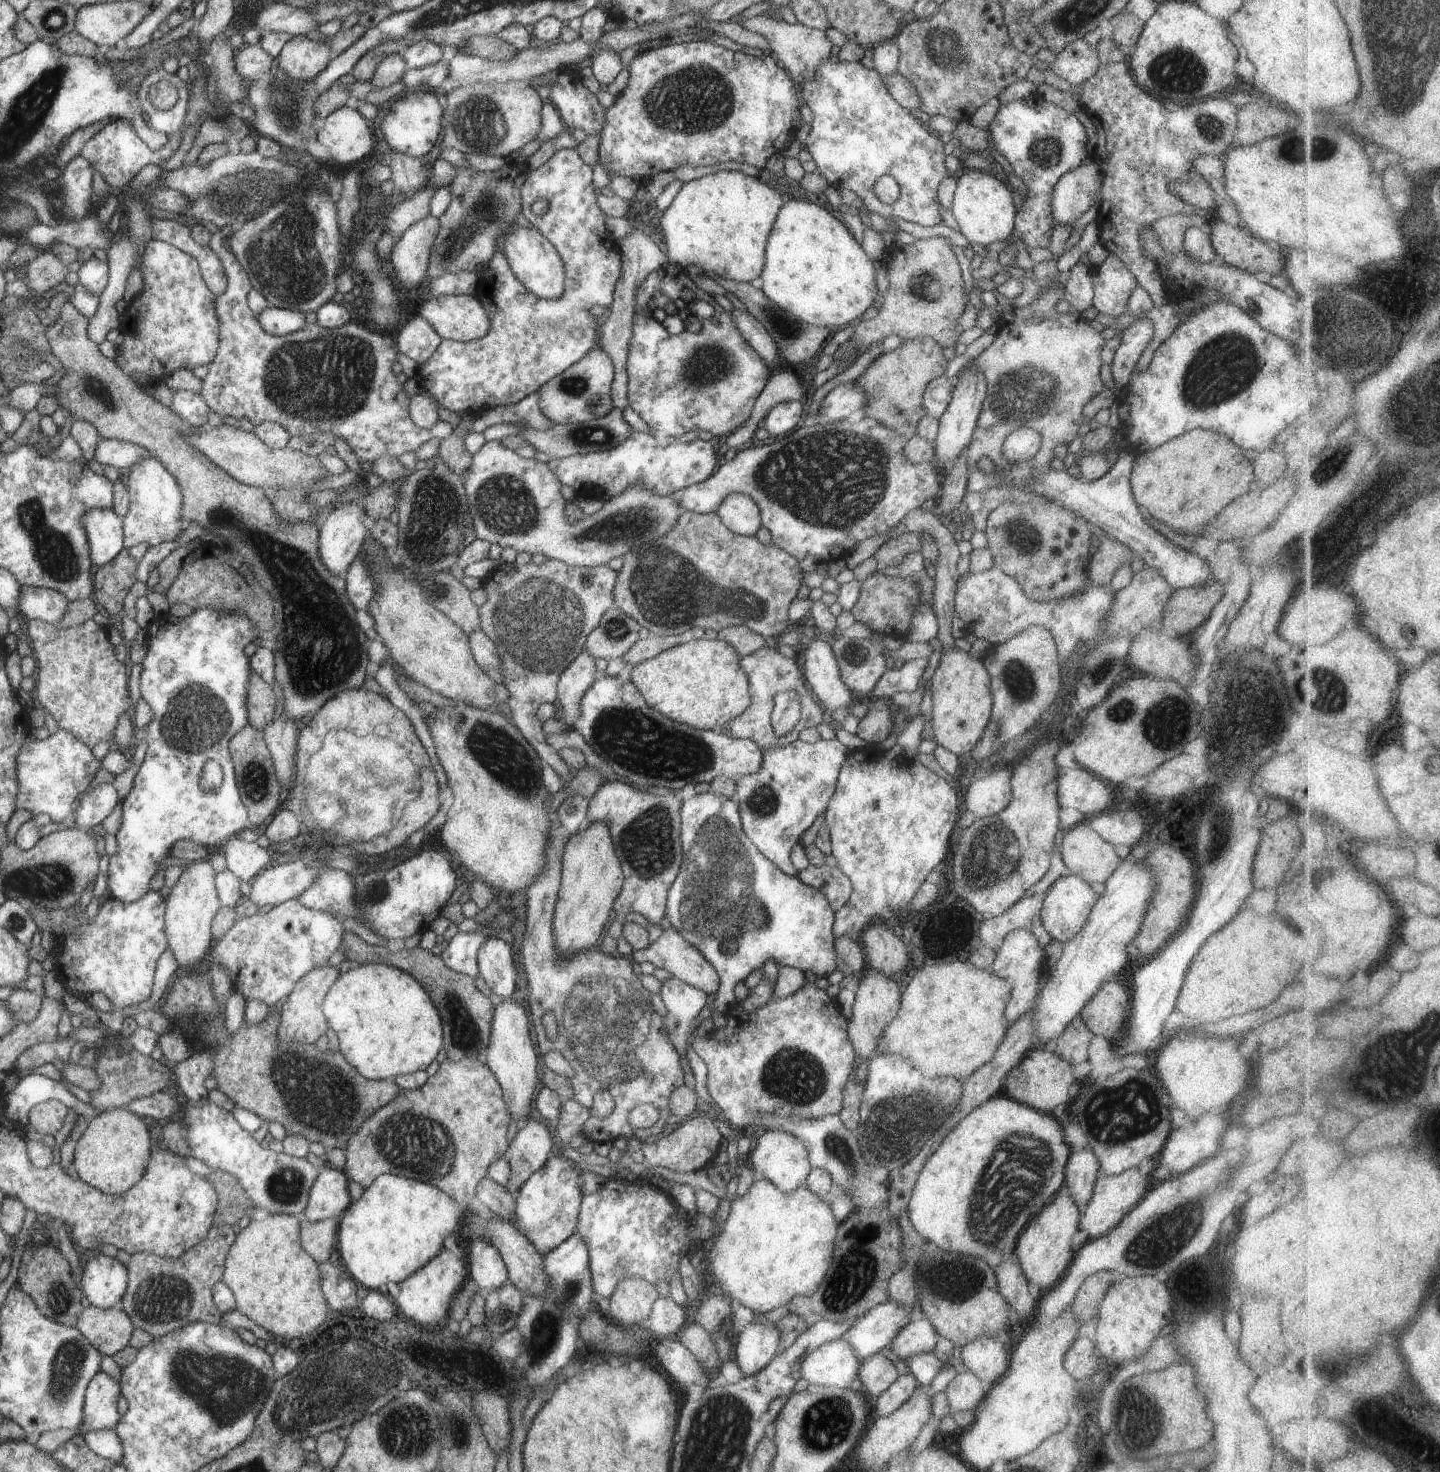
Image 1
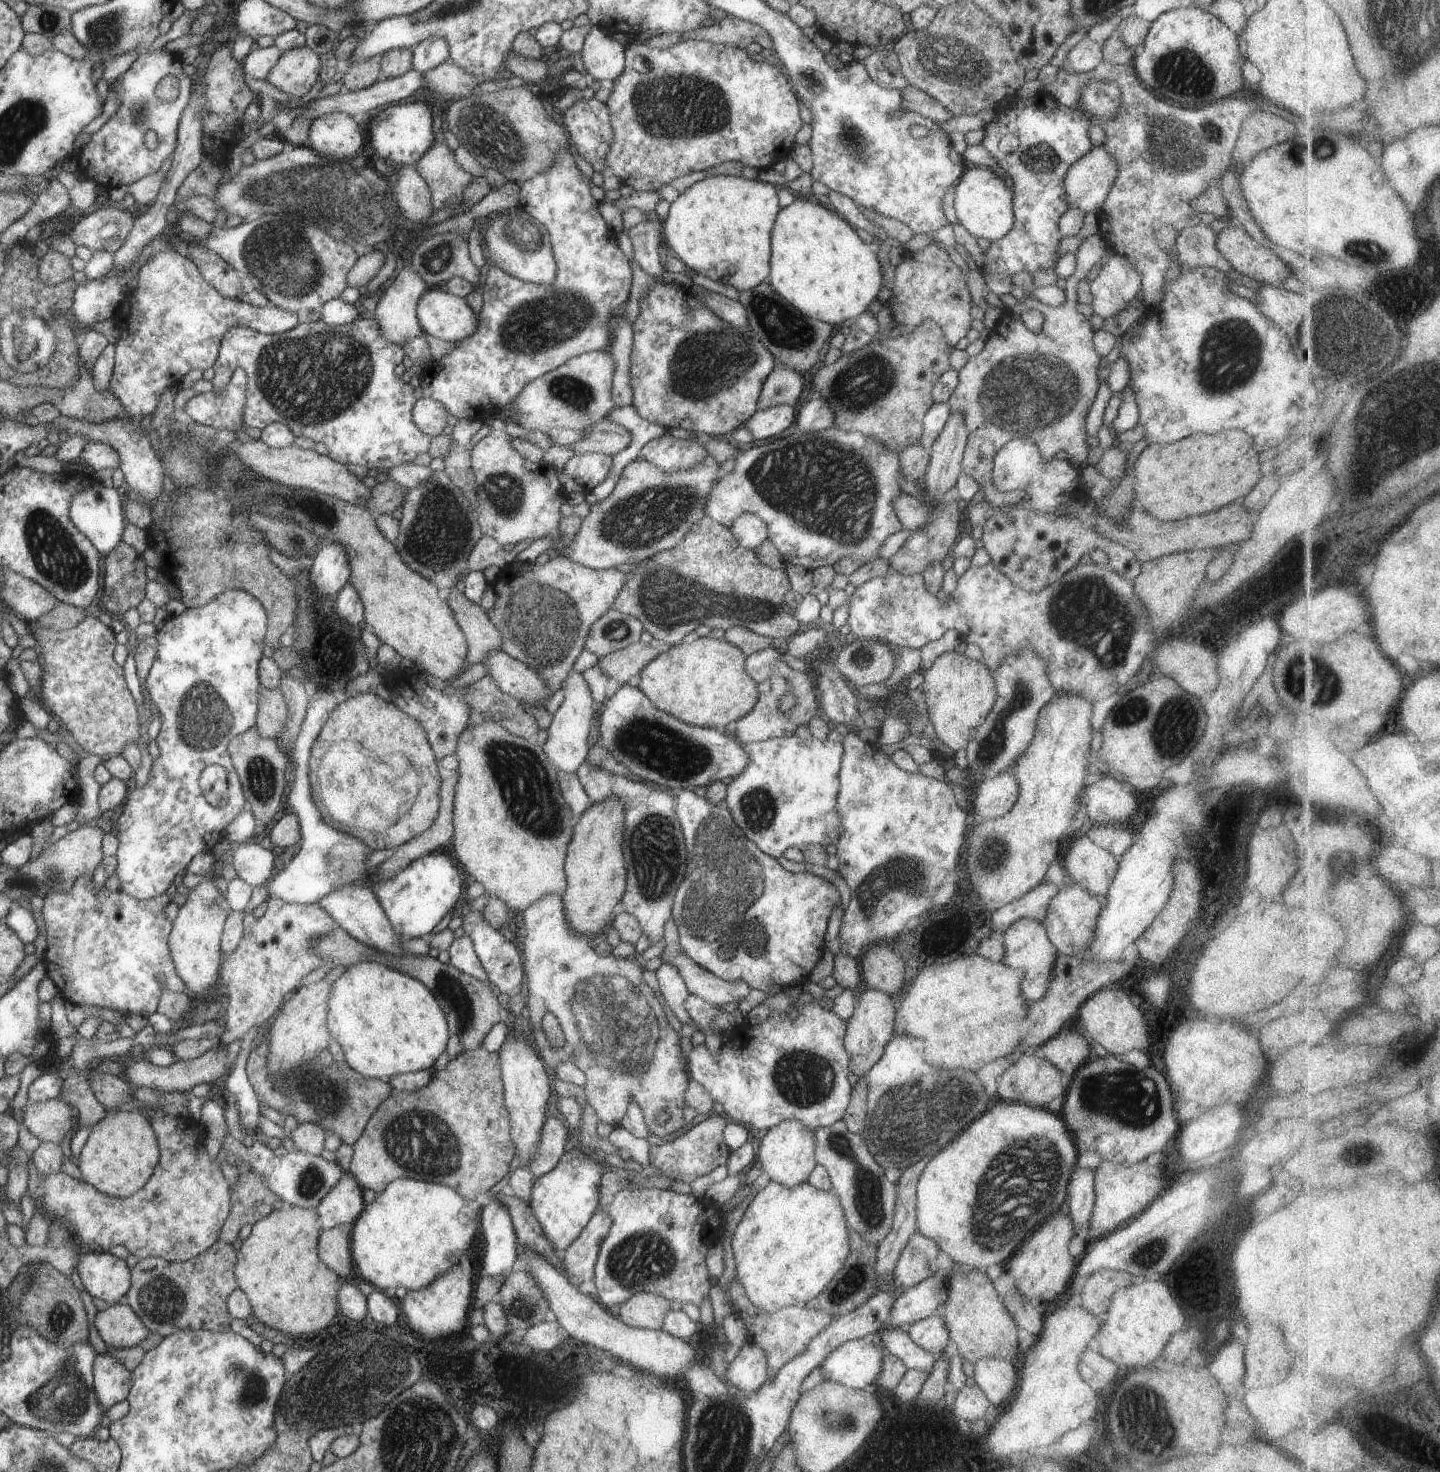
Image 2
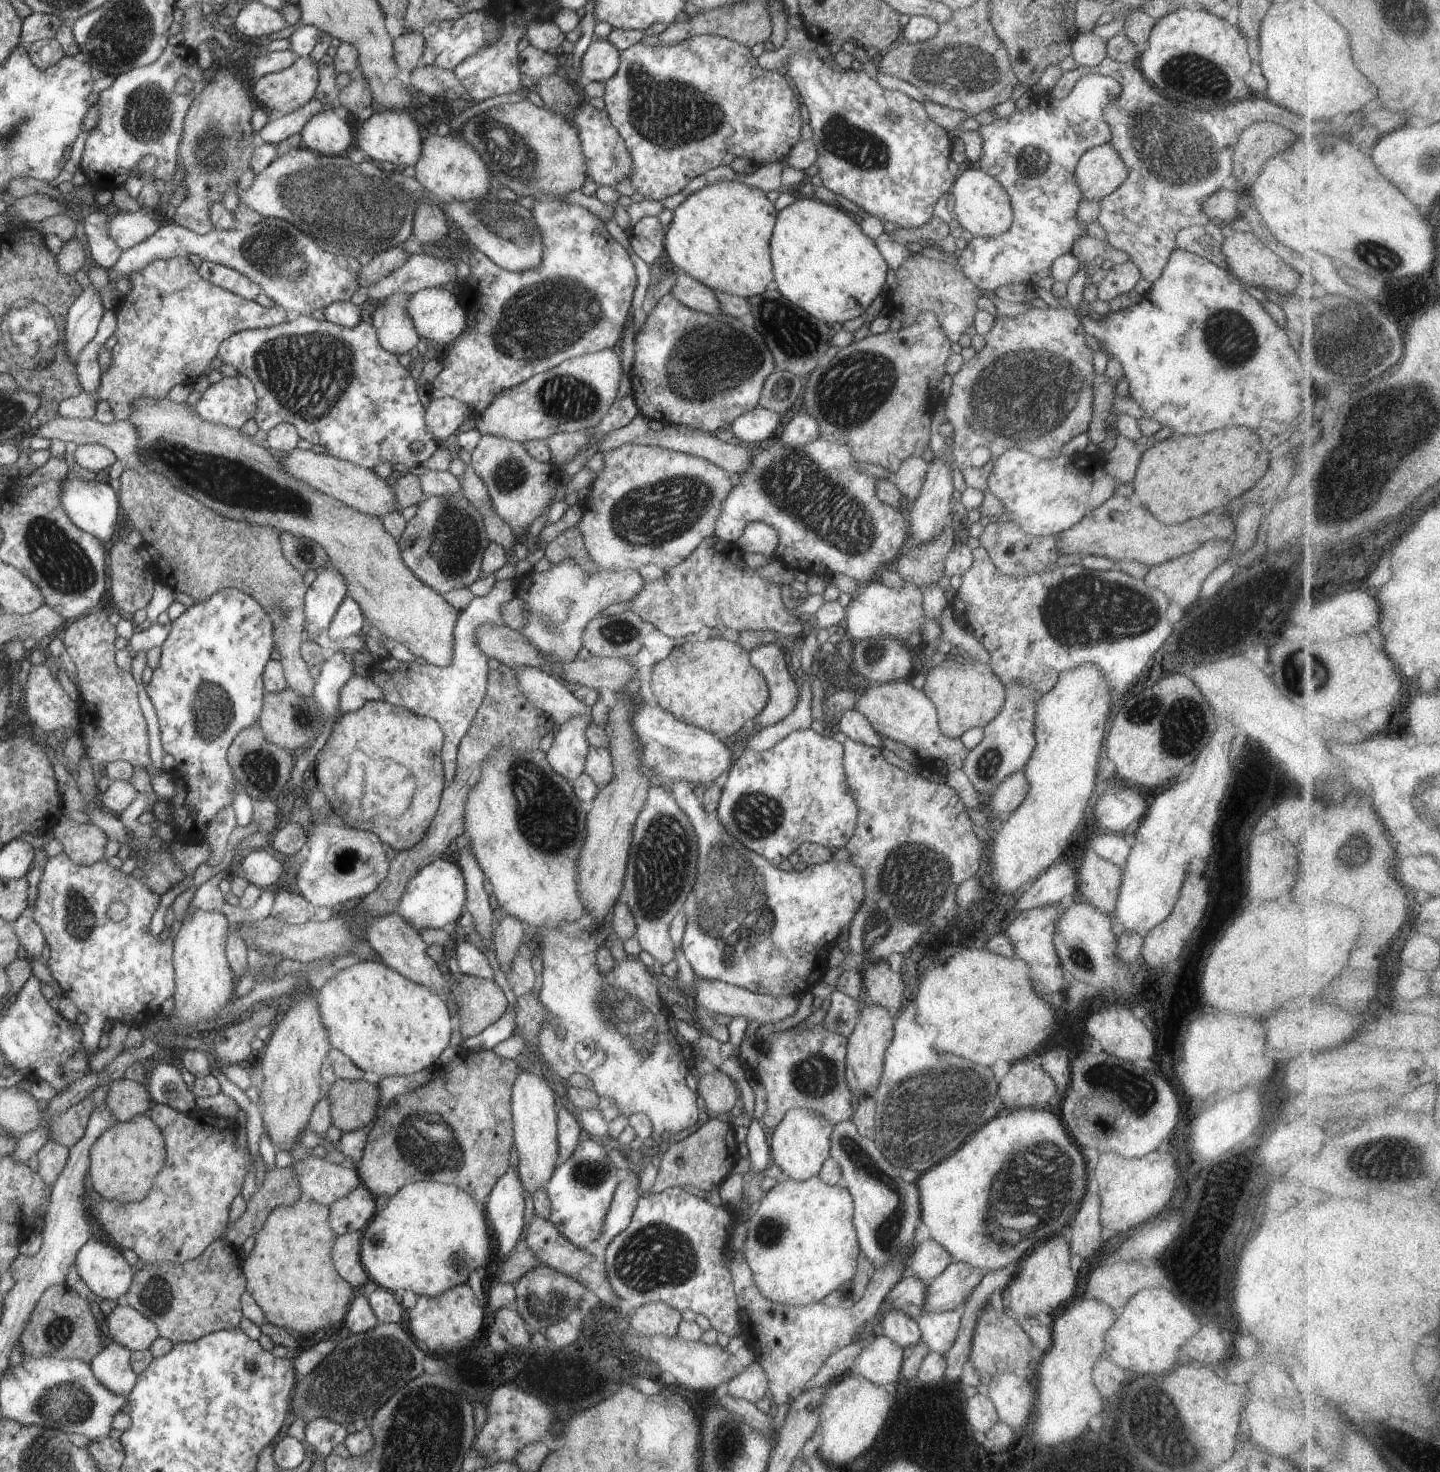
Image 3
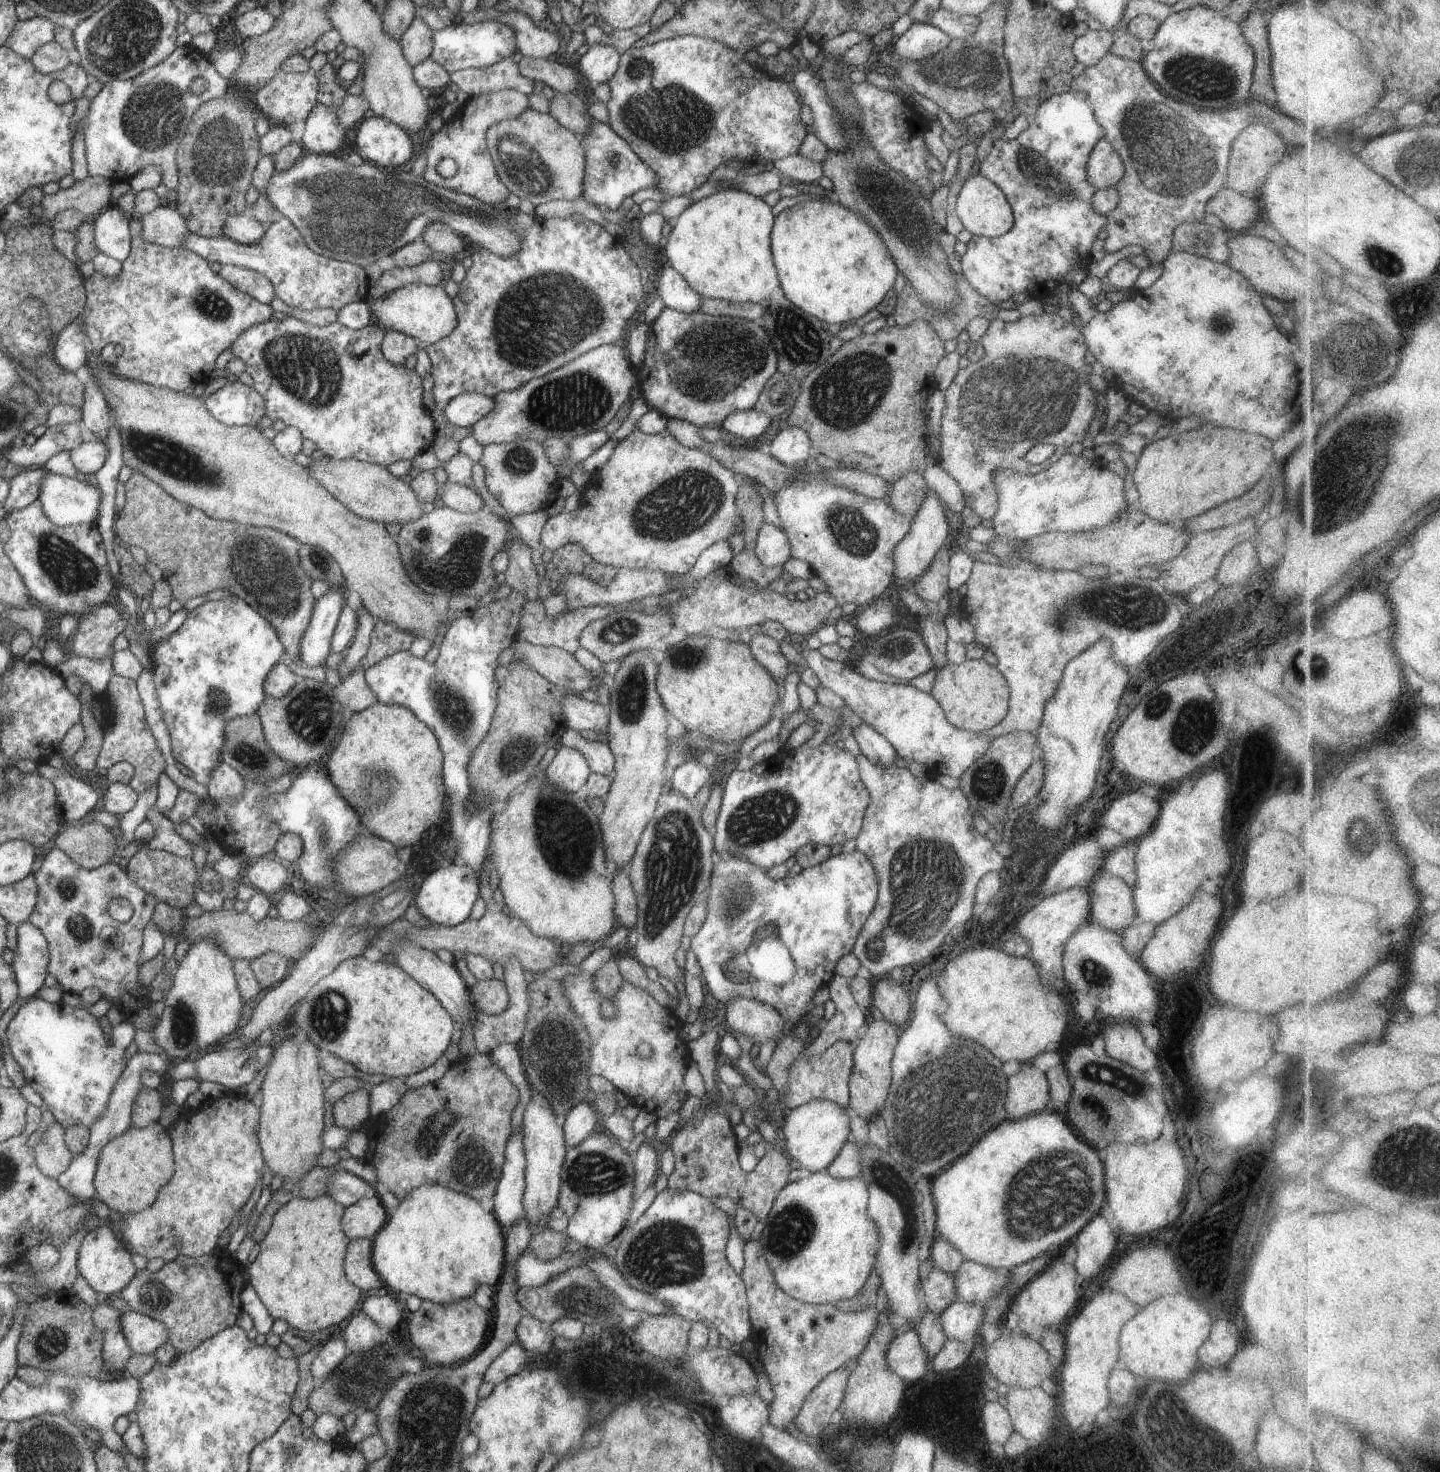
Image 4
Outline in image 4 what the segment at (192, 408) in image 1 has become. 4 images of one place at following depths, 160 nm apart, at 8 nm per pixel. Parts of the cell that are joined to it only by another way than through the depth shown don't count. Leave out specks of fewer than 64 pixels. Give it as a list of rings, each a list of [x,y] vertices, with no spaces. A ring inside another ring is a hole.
[[[232,379],[224,388],[206,396],[207,410],[224,425],[263,427],[266,400],[254,388]]]

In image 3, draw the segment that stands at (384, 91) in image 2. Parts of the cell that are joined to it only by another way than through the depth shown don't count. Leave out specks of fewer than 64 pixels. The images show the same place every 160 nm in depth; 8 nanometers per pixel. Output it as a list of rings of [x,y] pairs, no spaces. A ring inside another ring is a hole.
[[[312,99],[302,109],[295,110],[294,113],[282,115],[273,121],[268,121],[258,132],[260,138],[271,145],[278,145],[289,136],[300,133],[310,118],[325,108],[322,103]]]

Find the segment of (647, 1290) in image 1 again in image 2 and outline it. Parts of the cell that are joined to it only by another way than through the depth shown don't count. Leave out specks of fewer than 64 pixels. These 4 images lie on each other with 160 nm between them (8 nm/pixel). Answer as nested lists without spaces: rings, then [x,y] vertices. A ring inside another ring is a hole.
[[[642,1292],[632,1295],[620,1305],[620,1318],[624,1324],[639,1329],[662,1330],[670,1308],[670,1301],[661,1296]]]

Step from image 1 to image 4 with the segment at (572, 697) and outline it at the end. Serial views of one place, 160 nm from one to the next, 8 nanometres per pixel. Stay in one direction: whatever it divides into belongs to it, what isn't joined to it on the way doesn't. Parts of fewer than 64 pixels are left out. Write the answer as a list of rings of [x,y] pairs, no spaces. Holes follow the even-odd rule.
[[[566,746],[560,748],[546,772],[550,786],[554,784],[554,788],[560,788],[570,794],[580,794],[580,790],[583,792],[591,774],[586,758],[578,750]]]

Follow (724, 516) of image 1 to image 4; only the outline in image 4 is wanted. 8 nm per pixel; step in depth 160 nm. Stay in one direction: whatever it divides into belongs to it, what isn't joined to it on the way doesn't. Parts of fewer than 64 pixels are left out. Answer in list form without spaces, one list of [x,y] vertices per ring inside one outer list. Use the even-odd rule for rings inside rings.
[[[762,524],[756,534],[754,552],[763,566],[783,566],[791,559],[790,542],[782,529],[773,524]]]

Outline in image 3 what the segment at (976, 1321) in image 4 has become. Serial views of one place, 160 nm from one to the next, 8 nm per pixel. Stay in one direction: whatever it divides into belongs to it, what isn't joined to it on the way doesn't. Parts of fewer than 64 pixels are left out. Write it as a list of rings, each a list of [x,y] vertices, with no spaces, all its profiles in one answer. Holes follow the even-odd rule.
[[[959,1311],[926,1312],[915,1319],[921,1330],[921,1339],[931,1351],[944,1355],[952,1348],[961,1325]]]

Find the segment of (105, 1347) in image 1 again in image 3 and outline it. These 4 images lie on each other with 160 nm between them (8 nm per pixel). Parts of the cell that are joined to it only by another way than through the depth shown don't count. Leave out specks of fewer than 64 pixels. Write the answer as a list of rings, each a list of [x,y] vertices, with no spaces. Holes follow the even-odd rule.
[[[118,1305],[105,1319],[108,1337],[122,1343],[131,1351],[148,1351],[160,1337],[159,1329],[135,1307]]]

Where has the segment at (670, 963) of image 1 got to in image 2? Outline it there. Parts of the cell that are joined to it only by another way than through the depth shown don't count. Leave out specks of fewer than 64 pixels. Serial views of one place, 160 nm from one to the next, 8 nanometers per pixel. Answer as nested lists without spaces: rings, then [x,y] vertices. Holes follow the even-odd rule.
[[[684,952],[674,957],[671,963],[682,975],[690,995],[699,996],[721,1009],[726,1004],[738,1004],[753,990],[744,980],[725,981],[718,978],[709,970],[698,966]]]

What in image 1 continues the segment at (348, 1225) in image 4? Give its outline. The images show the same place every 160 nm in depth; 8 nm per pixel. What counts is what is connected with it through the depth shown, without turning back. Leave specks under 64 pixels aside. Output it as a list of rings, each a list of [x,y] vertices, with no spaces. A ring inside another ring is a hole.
[[[328,1163],[322,1167],[309,1193],[309,1204],[303,1216],[310,1222],[322,1222],[332,1217],[341,1219],[351,1202],[346,1175]]]

